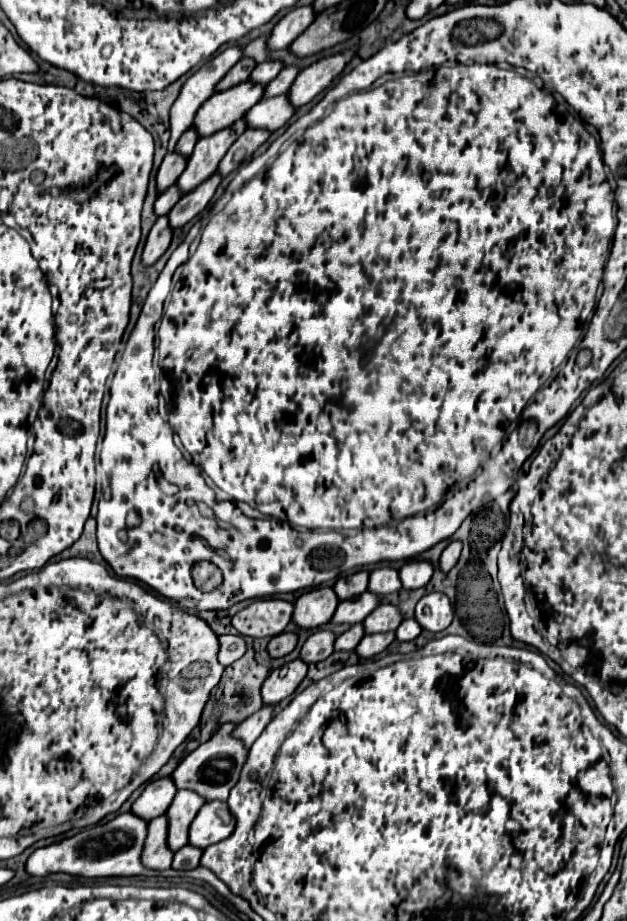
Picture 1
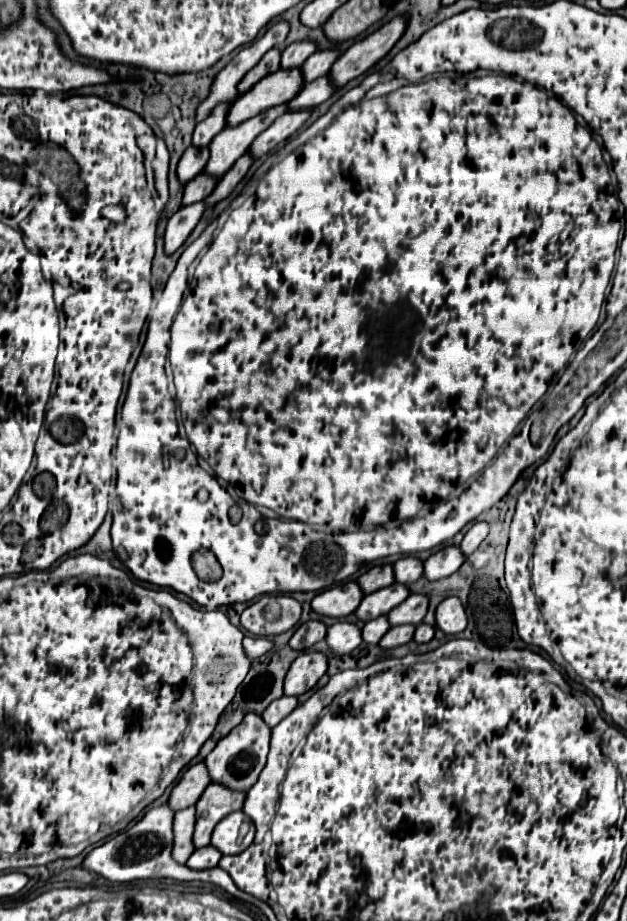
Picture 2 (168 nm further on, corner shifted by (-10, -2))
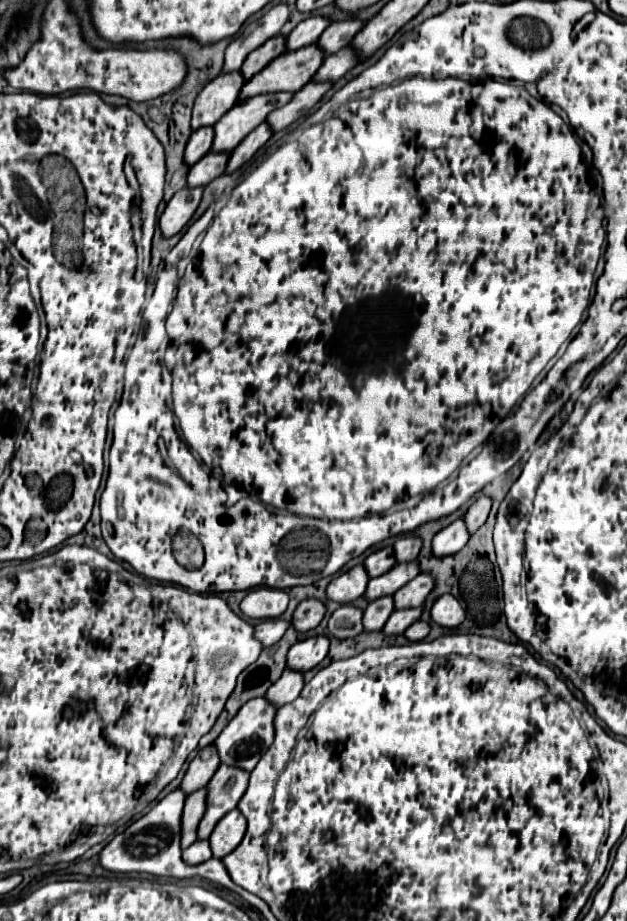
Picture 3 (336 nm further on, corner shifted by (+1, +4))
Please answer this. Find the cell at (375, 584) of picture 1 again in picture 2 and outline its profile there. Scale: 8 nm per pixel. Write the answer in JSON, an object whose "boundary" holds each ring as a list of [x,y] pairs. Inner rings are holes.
{"boundary":[[[406,556],[406,558],[400,558],[396,560],[394,564],[394,576],[396,576],[396,582],[404,582],[404,584],[414,584],[424,572],[424,564],[422,560],[414,558],[414,556]]]}

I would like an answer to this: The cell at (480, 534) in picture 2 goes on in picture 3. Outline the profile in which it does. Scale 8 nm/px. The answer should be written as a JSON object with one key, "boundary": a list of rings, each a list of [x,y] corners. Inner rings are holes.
{"boundary":[[[481,496],[463,516],[465,520],[465,526],[469,528],[469,534],[475,534],[487,520],[487,514],[491,510],[491,500],[487,496]]]}

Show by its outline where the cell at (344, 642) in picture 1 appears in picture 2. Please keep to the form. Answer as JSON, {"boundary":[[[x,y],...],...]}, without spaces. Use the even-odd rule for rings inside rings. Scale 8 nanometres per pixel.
{"boundary":[[[378,616],[370,622],[364,624],[362,628],[362,638],[366,644],[378,644],[380,638],[390,630],[390,622],[388,622],[388,616]]]}

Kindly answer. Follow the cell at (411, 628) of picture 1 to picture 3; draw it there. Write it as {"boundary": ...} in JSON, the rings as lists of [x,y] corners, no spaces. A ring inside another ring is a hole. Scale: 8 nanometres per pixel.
{"boundary":[[[417,620],[415,624],[411,624],[411,626],[405,630],[405,636],[407,636],[411,642],[419,642],[419,640],[423,640],[427,634],[429,634],[429,624],[427,624],[427,622],[421,622],[421,620]]]}

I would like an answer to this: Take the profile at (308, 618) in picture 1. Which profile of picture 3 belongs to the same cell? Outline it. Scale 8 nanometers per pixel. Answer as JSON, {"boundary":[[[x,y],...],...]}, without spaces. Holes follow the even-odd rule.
{"boundary":[[[355,566],[347,572],[341,572],[337,578],[333,578],[327,586],[327,598],[337,604],[351,604],[353,600],[361,598],[367,588],[369,576],[363,566]]]}

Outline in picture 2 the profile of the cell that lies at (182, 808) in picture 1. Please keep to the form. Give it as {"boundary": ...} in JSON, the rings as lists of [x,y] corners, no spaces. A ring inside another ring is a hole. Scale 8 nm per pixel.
{"boundary":[[[210,784],[208,790],[202,794],[200,802],[196,802],[198,822],[194,830],[194,846],[196,848],[208,846],[216,824],[228,814],[242,810],[244,800],[246,800],[246,792],[232,790],[222,784]]]}

